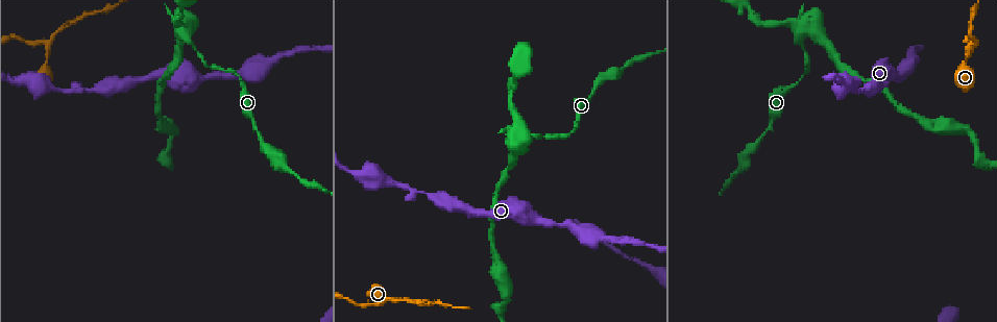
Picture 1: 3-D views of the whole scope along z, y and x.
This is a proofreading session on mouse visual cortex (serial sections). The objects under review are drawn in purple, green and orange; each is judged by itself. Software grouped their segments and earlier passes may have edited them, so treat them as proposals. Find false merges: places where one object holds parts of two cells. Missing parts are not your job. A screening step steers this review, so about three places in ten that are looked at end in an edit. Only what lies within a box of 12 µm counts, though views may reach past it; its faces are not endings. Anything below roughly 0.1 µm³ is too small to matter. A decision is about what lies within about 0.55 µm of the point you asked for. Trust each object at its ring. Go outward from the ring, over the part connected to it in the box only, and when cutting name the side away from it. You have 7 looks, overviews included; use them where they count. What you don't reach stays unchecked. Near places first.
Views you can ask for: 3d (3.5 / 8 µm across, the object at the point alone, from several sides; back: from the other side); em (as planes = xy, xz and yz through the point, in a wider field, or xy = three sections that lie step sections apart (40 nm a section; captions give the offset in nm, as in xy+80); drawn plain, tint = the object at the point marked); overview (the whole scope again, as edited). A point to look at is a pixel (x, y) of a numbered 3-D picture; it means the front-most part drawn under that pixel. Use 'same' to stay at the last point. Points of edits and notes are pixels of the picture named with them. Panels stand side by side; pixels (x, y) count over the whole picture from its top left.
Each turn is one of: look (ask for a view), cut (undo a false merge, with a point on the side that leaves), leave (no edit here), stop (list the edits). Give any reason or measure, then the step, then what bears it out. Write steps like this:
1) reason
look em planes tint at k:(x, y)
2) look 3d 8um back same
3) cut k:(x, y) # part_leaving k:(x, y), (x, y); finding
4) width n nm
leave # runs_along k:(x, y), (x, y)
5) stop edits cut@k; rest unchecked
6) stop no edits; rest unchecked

narrows sharply
look 3d 3.5um at 1:(257, 134)

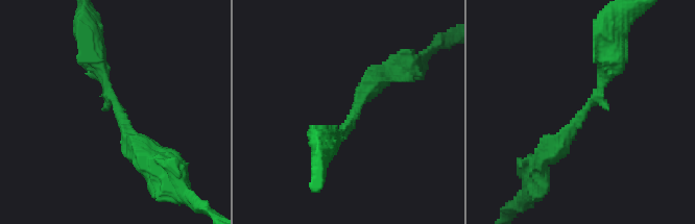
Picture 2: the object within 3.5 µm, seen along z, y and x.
arm_widths 250, 300 nm
look em xy step 5 tint at 2:(352, 117)

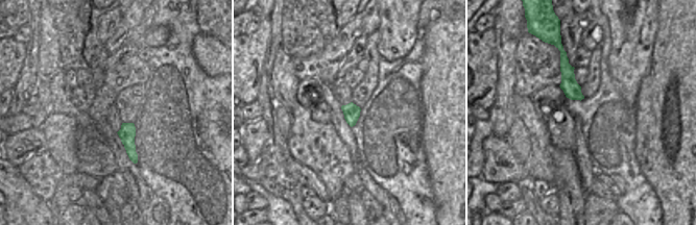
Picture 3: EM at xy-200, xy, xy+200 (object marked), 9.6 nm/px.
leave # runs_along 2:(610, 53), (597, 95), (542, 158); all the same cell

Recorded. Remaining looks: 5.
looks like a crossing
look 3d 3.5um at 1:(518, 132)

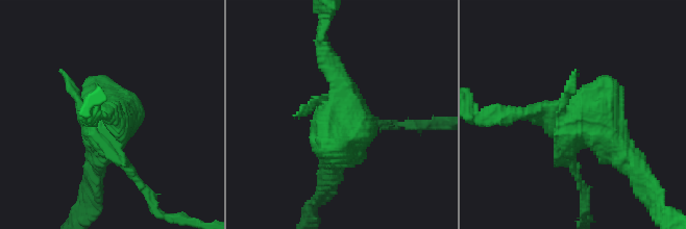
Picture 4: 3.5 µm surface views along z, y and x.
cut 4:(107, 110) # part_leaving 4:(350, 110), (328, 179); a second cell is stuck on

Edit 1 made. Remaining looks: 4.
three-way junction
look 3d 8um at 1:(969, 44)

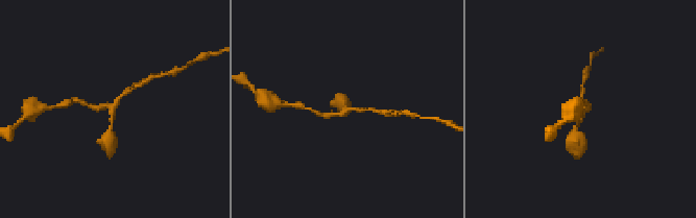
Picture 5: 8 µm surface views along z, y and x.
arms 3; arm_widths 150, 150, 150 nm
look em xy step 2 tint at 5:(348, 112)

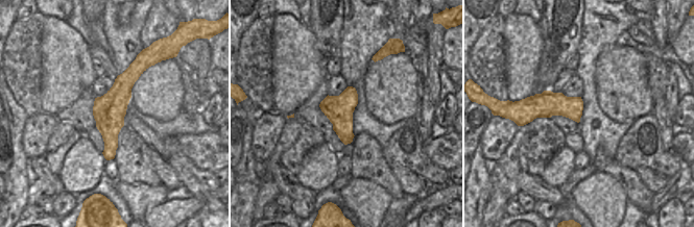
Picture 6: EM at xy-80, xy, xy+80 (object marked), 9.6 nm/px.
leave # runs_along 6:(133, 66), (110, 109), (108, 156); all the same cell

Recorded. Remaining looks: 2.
stop edits cut@4; rest unchecked

